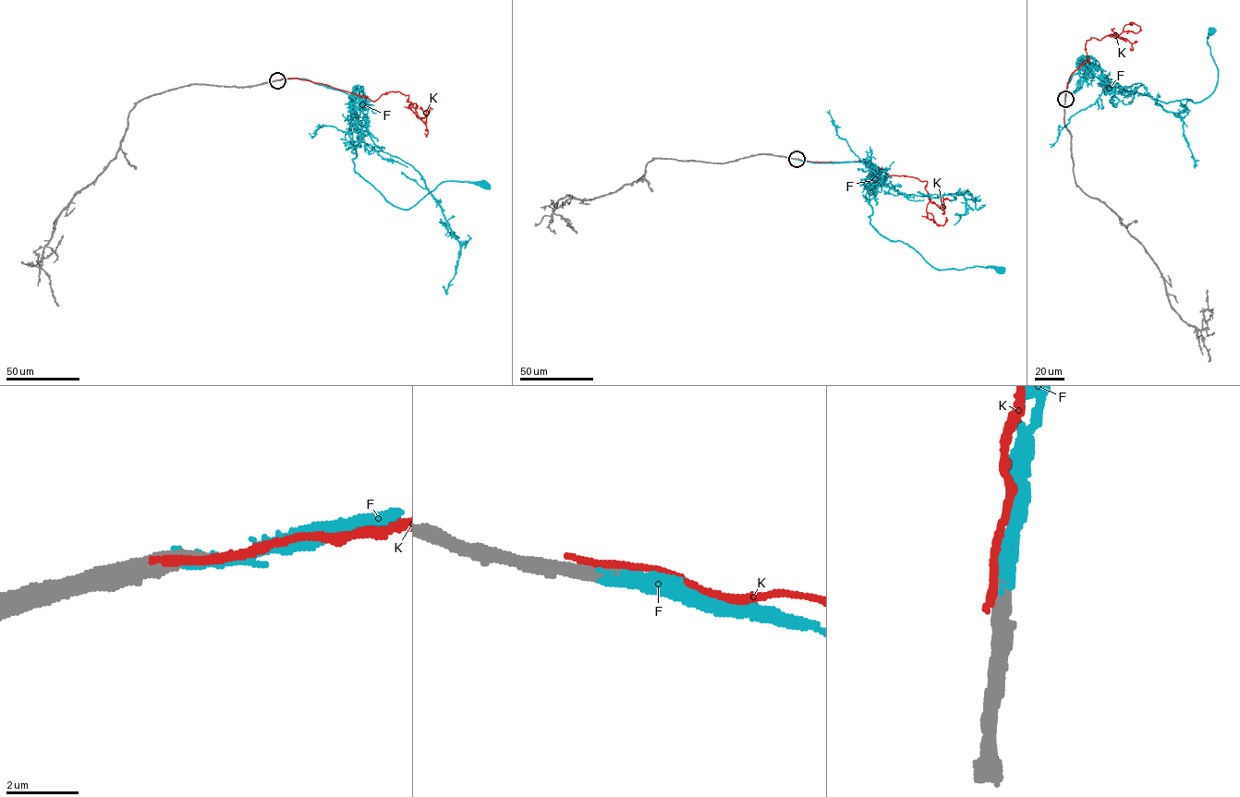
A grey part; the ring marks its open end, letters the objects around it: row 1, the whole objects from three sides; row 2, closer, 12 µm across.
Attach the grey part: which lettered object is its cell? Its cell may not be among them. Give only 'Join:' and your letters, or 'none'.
Join: F

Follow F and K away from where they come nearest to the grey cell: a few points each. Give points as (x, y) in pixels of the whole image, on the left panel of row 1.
F: (277, 79), (306, 78), (355, 100), (365, 117), (354, 170), (393, 205), (411, 207), (443, 182), (484, 184)
K: (277, 80), (310, 80), (373, 101), (399, 91), (408, 95), (408, 108), (417, 117), (425, 117), (428, 110)

